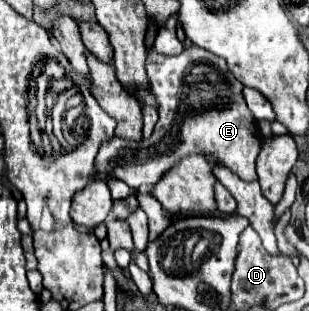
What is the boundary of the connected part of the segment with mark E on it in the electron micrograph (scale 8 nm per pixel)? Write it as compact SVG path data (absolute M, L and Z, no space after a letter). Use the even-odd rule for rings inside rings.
M190 46L178 56L162 56L158 52L150 52L146 58L146 74L148 74L148 84L150 90L154 92L158 100L158 112L160 120L148 140L142 142L130 142L122 138L112 138L112 142L102 144L98 156L96 156L96 180L110 180L118 178L124 180L130 188L148 188L152 186L168 168L172 168L180 158L188 154L212 154L214 160L220 160L224 166L228 166L234 174L238 174L242 180L250 182L256 180L256 170L254 162L260 152L260 136L254 132L256 120L252 112L248 110L244 98L242 98L242 84L228 72L226 62L220 60L218 56L198 48Z

